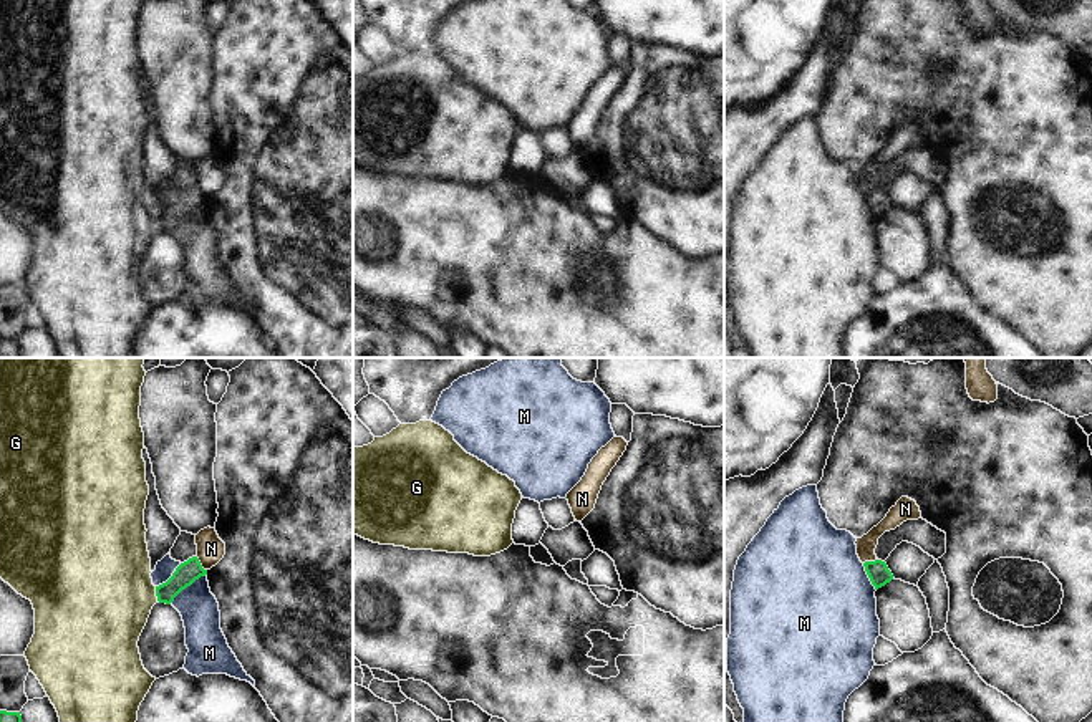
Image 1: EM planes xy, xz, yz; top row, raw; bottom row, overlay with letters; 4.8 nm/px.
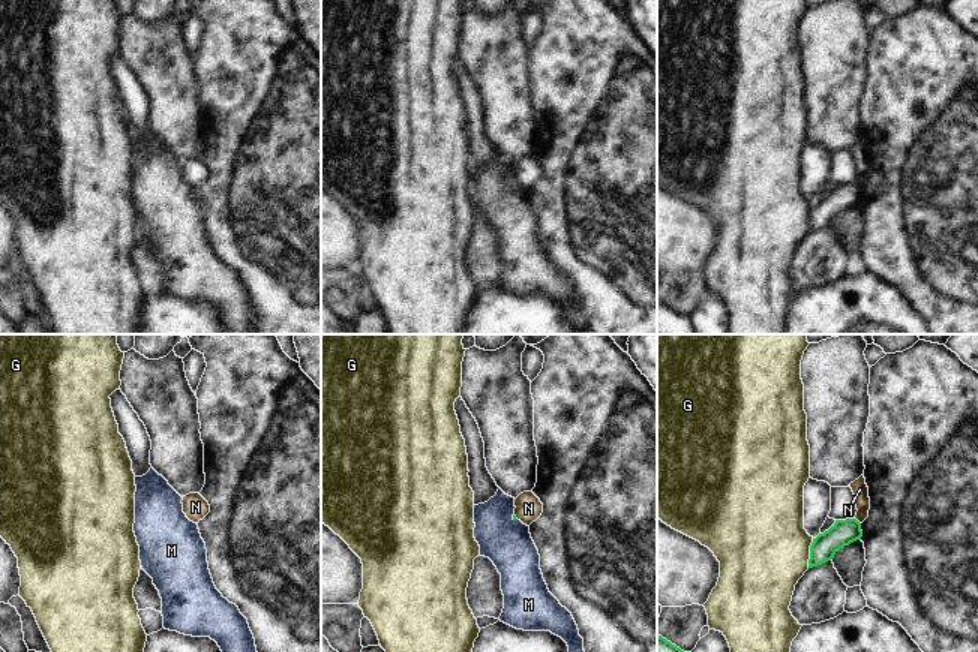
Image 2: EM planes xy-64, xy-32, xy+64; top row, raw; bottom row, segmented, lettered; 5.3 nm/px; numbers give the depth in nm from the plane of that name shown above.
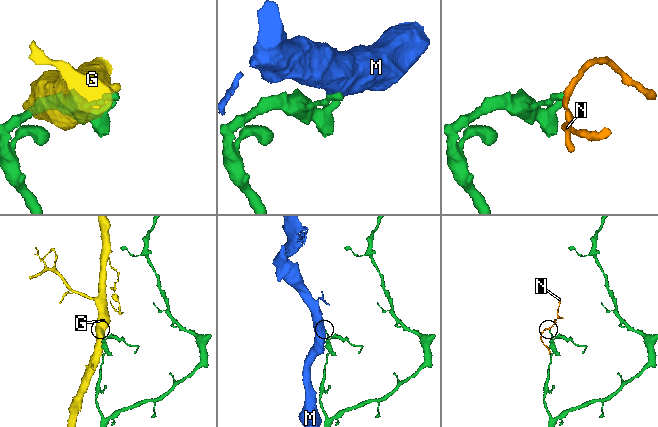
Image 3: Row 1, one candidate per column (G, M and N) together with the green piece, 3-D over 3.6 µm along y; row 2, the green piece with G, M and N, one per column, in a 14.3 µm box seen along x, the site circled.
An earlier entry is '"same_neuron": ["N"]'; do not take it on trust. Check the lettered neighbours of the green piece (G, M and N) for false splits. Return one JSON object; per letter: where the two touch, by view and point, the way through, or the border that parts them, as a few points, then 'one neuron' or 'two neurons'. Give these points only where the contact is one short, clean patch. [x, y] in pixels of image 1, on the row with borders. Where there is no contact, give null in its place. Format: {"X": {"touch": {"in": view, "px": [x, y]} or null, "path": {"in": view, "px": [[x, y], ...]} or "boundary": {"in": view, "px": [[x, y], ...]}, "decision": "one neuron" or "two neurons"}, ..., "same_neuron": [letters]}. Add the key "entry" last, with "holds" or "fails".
{"G": {"touch": {"in": "xy", "px": [156, 593]}, "decision": "two neurons"}, "M": {"touch": {"in": "xy", "px": [188, 585]}, "boundary": {"in": "xy", "px": [[206, 573], [188, 585], [169, 603]]}, "decision": "two neurons"}, "N": {"touch": {"in": "xy", "px": [199, 563]}, "boundary": {"in": "xy", "px": [[196, 557], [206, 570]]}, "decision": "two neurons"}, "same_neuron": [], "entry": "fails"}

